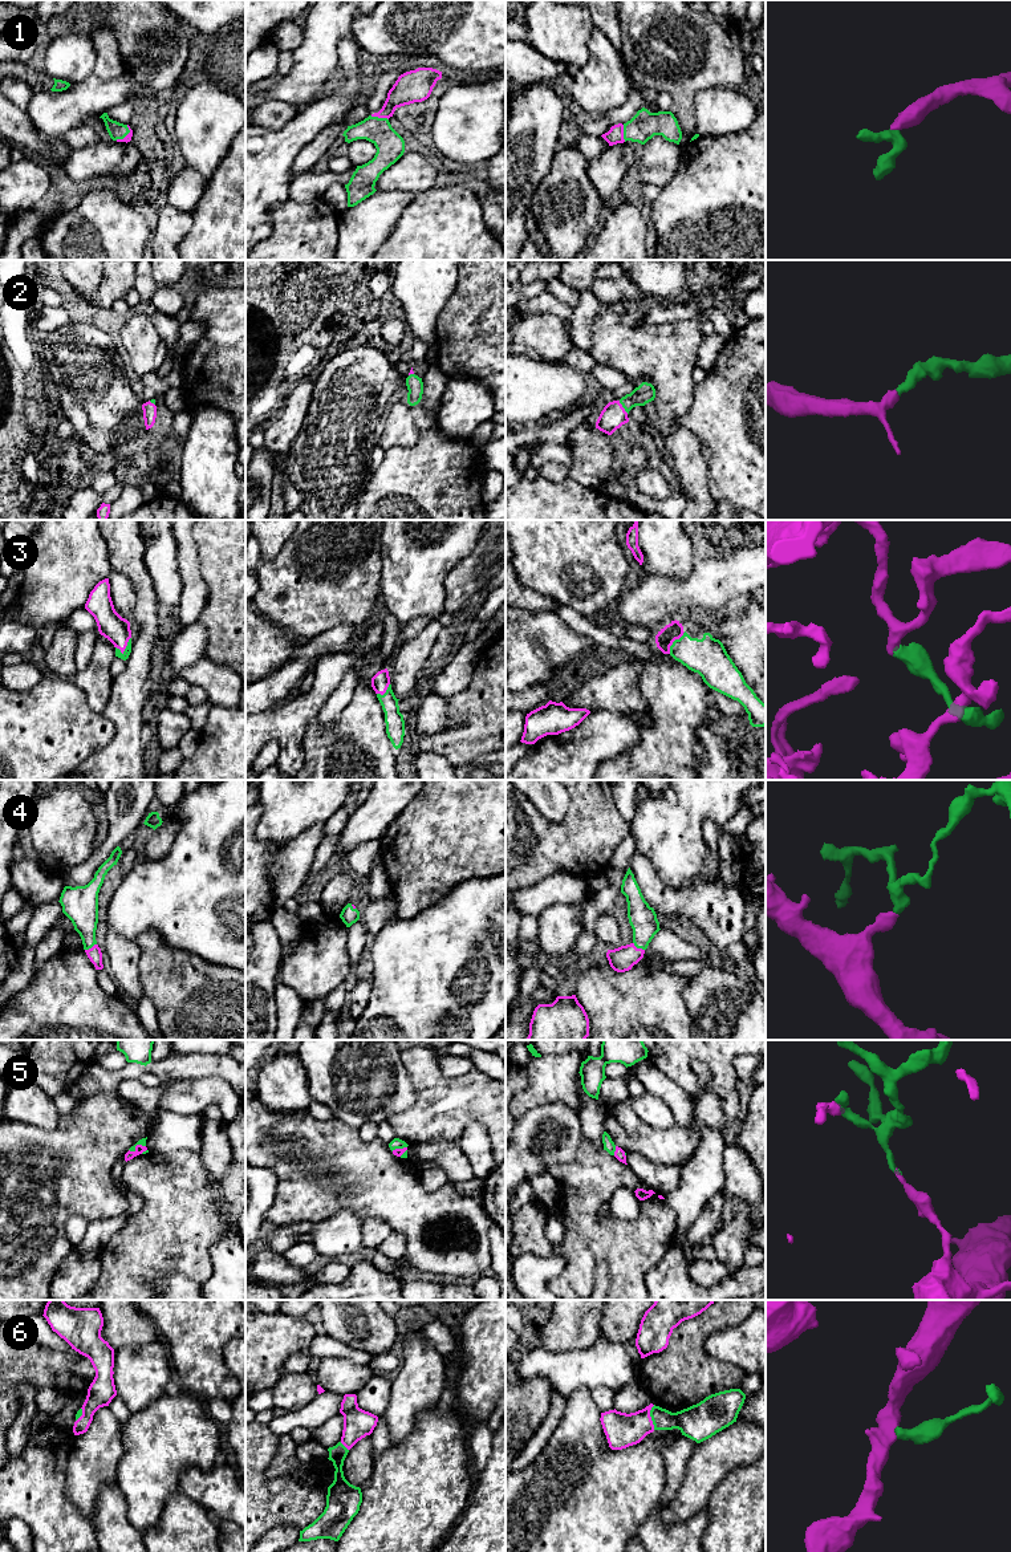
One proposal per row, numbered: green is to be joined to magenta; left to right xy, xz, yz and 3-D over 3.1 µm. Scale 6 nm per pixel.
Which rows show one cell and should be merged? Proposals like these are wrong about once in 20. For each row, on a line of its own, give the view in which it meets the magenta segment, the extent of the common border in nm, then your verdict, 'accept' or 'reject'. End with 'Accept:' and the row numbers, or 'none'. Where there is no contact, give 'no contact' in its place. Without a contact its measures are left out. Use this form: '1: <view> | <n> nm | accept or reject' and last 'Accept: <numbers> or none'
1: xz | 110 nm | accept
2: yz | 100 nm | accept
3: xy | 120 nm | accept
4: yz | 90 nm | accept
5: yz | 60 nm | accept
6: yz | 150 nm | accept
Accept: 1, 2, 3, 4, 5, 6

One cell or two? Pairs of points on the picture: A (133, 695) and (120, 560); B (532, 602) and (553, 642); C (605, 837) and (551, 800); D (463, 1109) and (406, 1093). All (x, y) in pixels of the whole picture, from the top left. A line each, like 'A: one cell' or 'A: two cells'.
A: one cell
B: two cells
C: two cells
D: two cells

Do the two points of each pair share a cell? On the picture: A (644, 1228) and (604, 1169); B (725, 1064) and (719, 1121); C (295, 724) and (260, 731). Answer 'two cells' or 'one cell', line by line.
A: one cell
B: two cells
C: one cell

